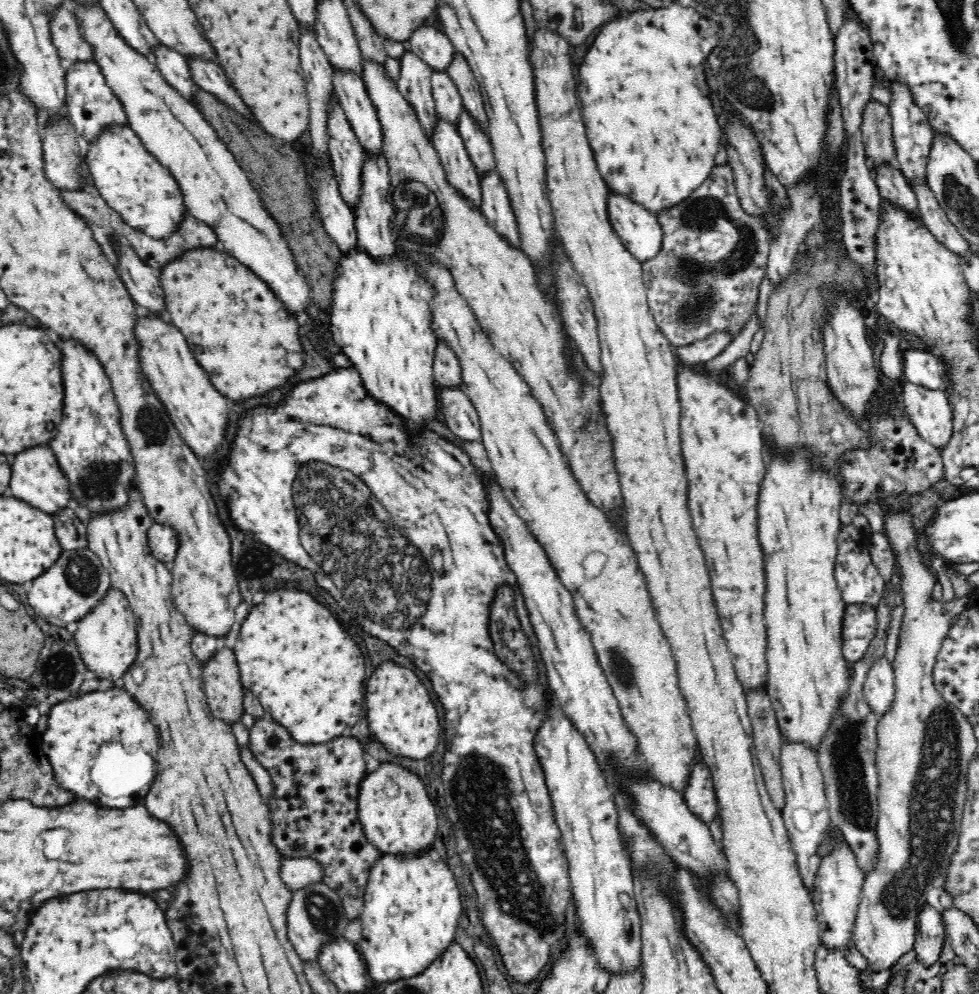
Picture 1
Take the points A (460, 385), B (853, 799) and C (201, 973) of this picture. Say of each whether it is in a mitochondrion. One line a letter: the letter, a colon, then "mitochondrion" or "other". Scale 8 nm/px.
A: other
B: mitochondrion
C: other

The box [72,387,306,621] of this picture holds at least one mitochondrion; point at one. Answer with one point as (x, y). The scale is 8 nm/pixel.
(98, 482)

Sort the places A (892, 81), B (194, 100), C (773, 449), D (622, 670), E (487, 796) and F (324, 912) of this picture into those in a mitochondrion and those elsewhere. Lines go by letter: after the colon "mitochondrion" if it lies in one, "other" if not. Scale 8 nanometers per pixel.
A: other
B: other
C: other
D: mitochondrion
E: mitochondrion
F: mitochondrion

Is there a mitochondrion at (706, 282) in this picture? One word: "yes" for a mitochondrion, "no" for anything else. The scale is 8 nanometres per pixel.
yes

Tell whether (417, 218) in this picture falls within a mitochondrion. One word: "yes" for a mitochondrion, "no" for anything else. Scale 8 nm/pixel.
yes

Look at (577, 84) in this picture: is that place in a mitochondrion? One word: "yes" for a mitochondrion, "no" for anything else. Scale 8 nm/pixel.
no

